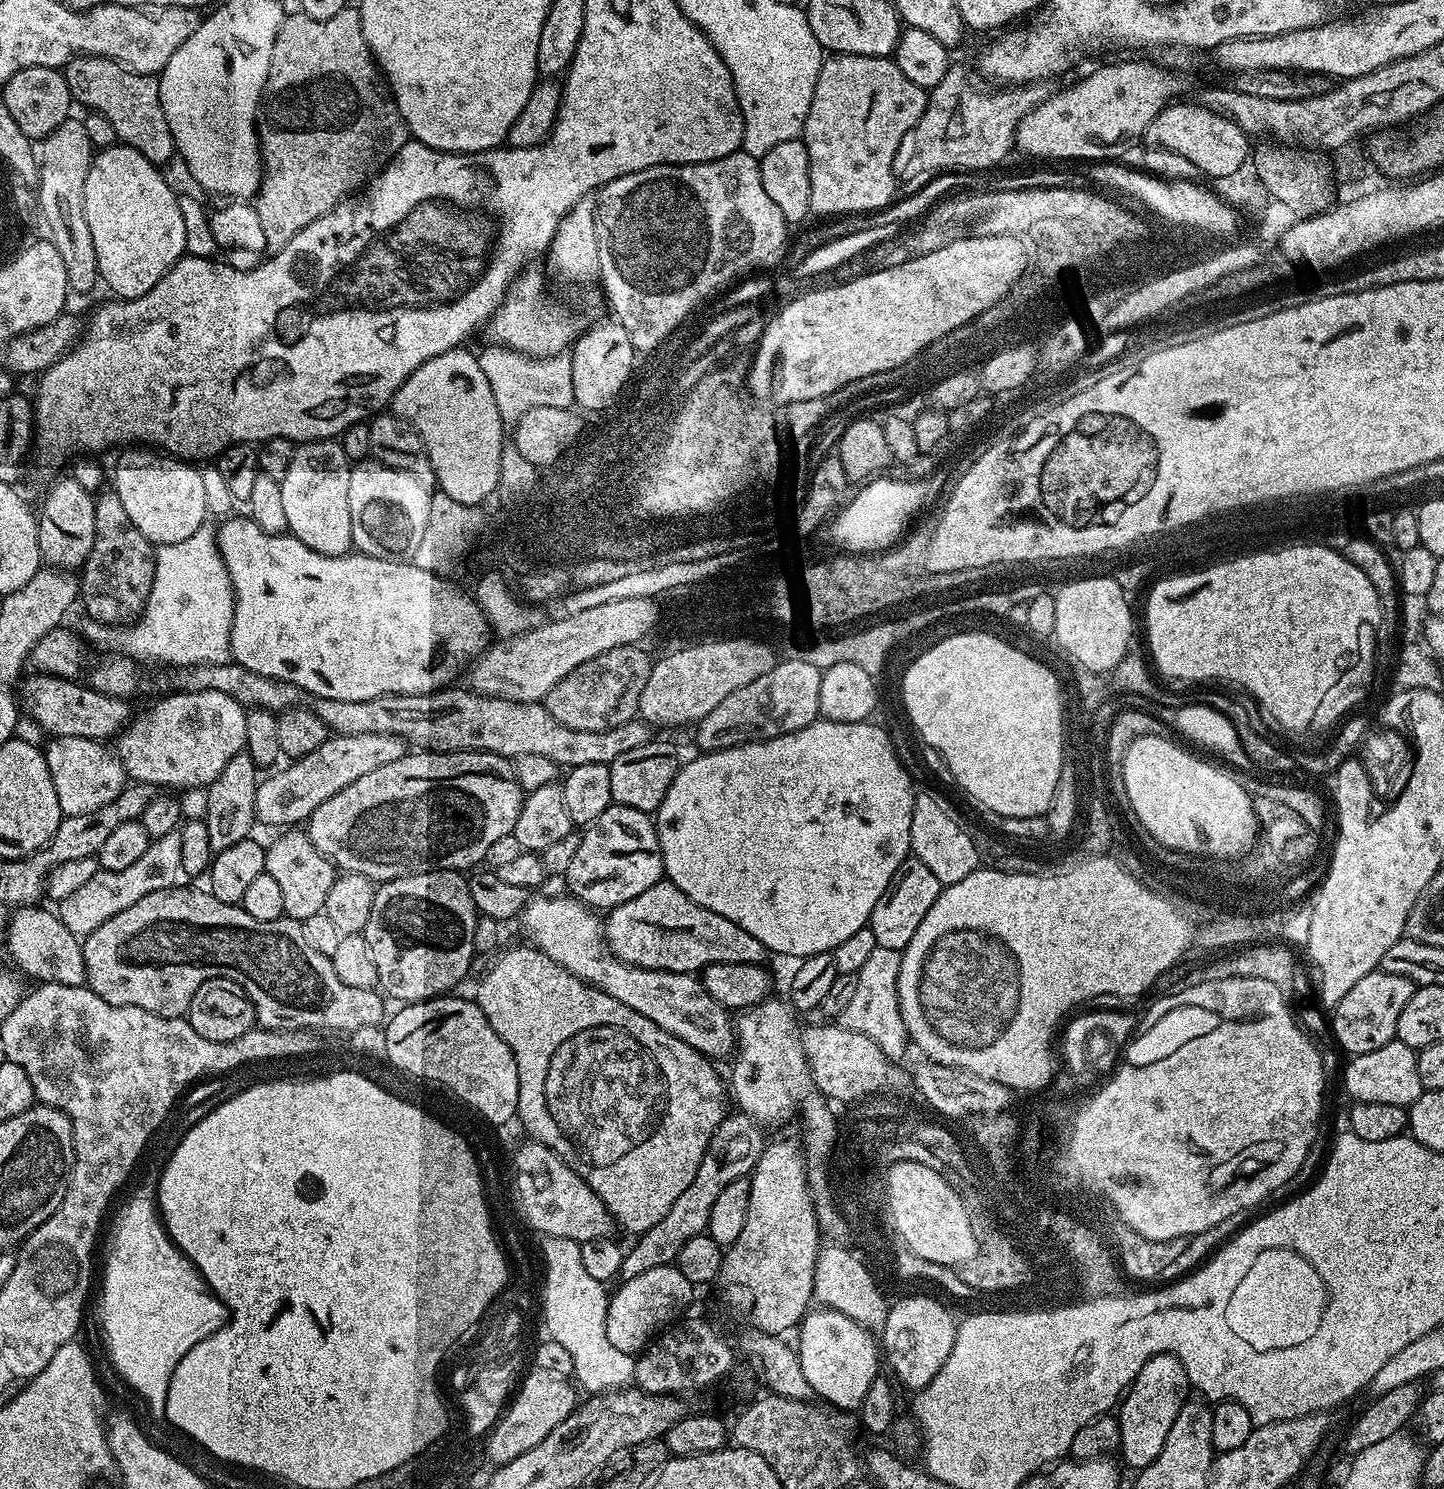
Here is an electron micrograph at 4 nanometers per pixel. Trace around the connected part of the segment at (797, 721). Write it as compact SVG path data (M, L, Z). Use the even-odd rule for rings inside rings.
M787 658L781 659L762 678L754 678L742 690L734 690L730 698L722 698L710 714L699 721L695 729L696 740L704 752L717 752L739 744L752 744L756 740L769 740L794 730L810 726L820 716L818 690L822 687L821 670Z

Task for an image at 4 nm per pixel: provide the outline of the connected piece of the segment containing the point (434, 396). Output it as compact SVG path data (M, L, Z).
M452 348L428 359L404 380L390 401L398 420L413 428L431 458L439 489L464 505L478 506L499 487L504 421L479 357L466 348Z

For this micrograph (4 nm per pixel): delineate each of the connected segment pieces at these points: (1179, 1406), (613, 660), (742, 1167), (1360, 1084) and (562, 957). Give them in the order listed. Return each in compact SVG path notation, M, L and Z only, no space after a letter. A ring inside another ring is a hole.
M1163 1352L1146 1362L1142 1370L1138 1370L1132 1387L1124 1393L1118 1405L1118 1419L1120 1421L1119 1455L1124 1455L1126 1463L1132 1470L1139 1470L1150 1466L1154 1458L1162 1450L1166 1442L1166 1434L1170 1434L1170 1426L1174 1426L1174 1418L1178 1418L1189 1399L1190 1385L1188 1375L1178 1362L1178 1358L1171 1352Z
M623 644L606 650L606 654L598 654L598 658L590 658L590 662L582 662L582 666L570 670L570 674L546 694L542 702L544 708L554 714L562 726L570 726L570 730L610 730L637 719L642 690L646 690L654 663L653 657L648 657L642 649Z
M743 1114L725 1115L725 1118L714 1130L708 1143L706 1154L698 1166L698 1174L694 1174L694 1182L682 1190L682 1194L675 1200L674 1206L666 1213L666 1218L650 1230L639 1233L635 1237L636 1245L625 1251L624 1261L620 1267L619 1279L638 1278L638 1274L646 1274L646 1270L654 1270L663 1264L672 1264L676 1259L678 1250L690 1242L690 1238L701 1235L710 1222L710 1210L714 1210L714 1201L718 1194L730 1186L730 1182L745 1179L755 1168L758 1158L764 1152L766 1139L762 1133L761 1125Z
M1398 1039L1386 1042L1386 1046L1378 1046L1378 1050L1355 1053L1344 1068L1344 1088L1353 1096L1353 1101L1361 1104L1380 1102L1408 1108L1425 1092L1418 1078L1416 1054L1417 1049L1406 1046Z
M563 895L540 896L537 900L535 897L523 908L524 932L535 947L578 979L610 994L610 998L618 998L630 1010L638 1010L638 1014L650 1018L650 1022L662 1026L662 1030L674 1034L700 1055L718 1060L733 1053L736 1043L733 1017L729 1009L710 998L695 975L650 970L622 962L608 948L601 917L596 917L599 915L575 896Z

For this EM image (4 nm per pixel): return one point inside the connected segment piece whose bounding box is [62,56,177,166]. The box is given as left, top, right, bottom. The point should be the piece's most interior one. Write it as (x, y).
(132, 103)

